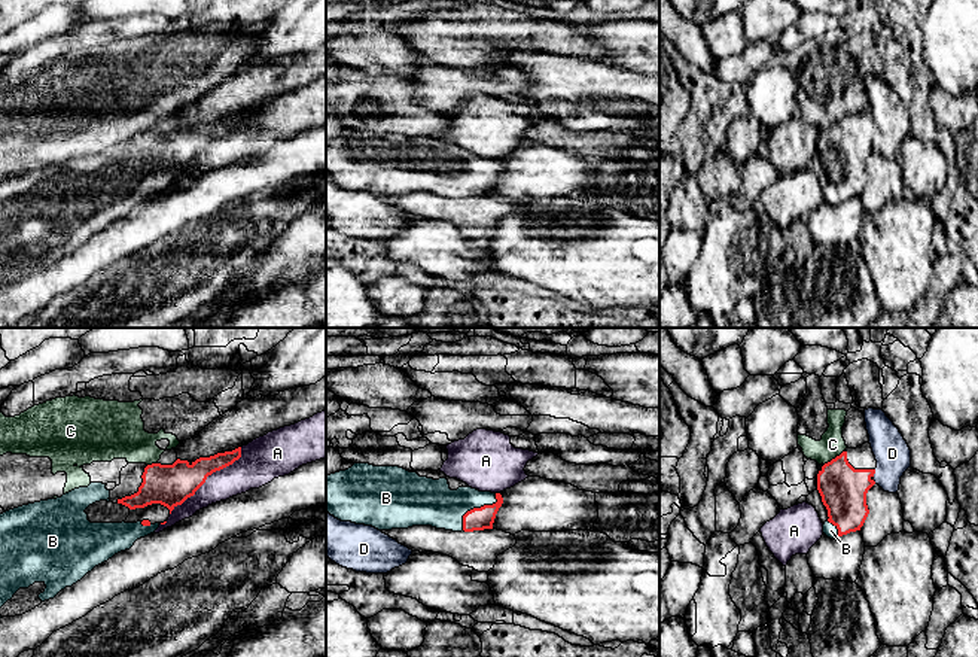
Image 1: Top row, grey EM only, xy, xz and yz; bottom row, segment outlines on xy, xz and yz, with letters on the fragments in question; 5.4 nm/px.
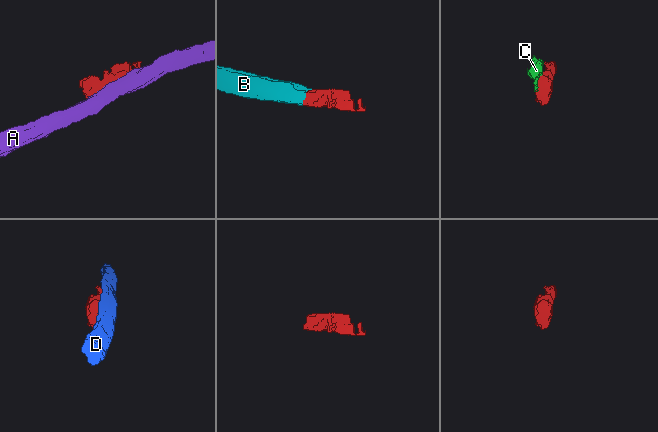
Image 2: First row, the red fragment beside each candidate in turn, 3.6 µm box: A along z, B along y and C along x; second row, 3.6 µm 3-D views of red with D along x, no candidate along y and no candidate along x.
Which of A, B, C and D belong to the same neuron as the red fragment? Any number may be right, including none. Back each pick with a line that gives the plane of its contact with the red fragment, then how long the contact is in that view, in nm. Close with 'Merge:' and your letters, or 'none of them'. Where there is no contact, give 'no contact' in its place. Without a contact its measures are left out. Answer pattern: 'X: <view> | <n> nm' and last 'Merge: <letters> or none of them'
B: xz | 280 nm
Merge: B

